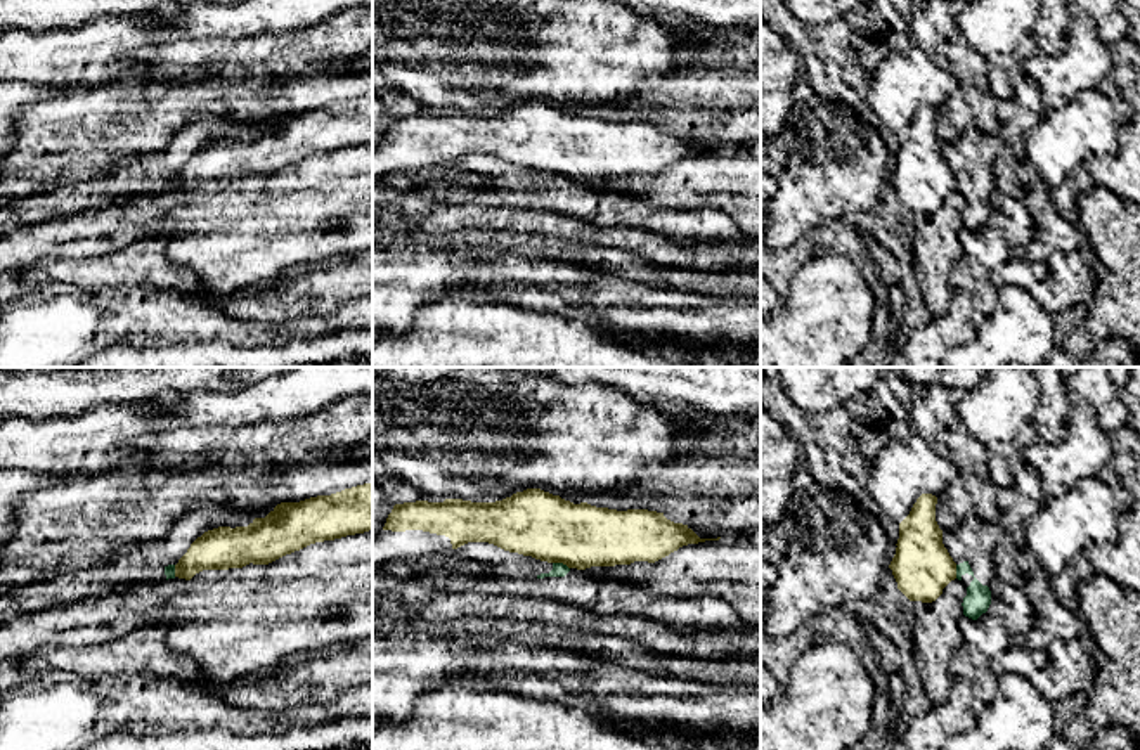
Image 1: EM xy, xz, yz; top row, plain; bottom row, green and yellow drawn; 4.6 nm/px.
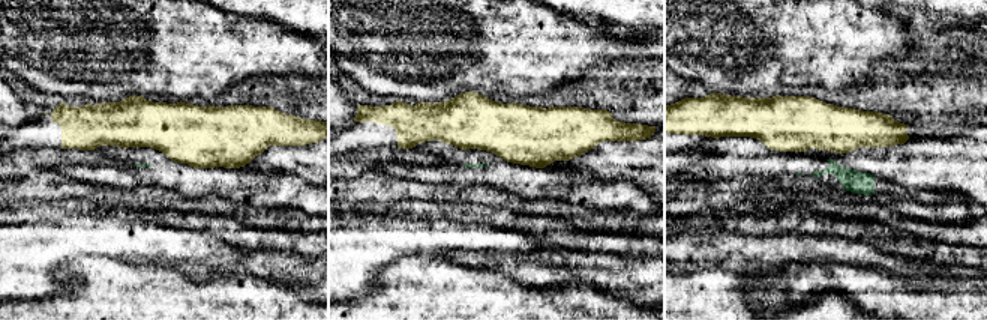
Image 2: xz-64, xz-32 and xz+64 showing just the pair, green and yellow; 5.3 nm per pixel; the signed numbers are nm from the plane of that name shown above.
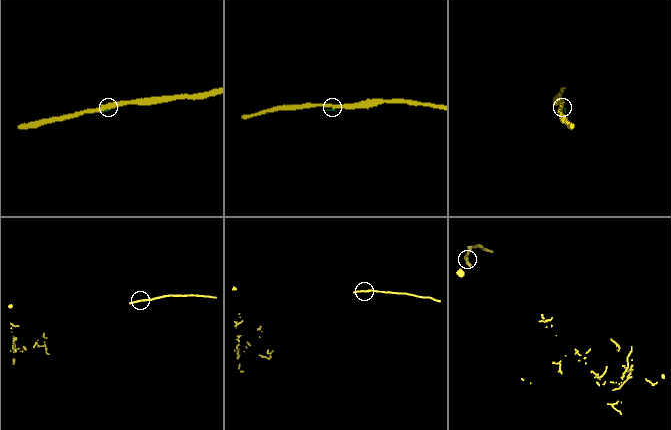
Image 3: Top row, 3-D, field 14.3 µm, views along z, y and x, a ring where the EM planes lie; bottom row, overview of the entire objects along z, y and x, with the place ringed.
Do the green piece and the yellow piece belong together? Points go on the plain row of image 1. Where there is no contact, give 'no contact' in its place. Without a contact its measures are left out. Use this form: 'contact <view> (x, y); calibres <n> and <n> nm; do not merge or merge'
contact xz (562, 175); calibres 60 and 300 nm; do not merge

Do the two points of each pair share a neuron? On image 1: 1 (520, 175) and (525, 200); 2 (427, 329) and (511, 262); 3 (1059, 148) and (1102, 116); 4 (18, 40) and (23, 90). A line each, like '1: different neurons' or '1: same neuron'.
1: same neuron
2: different neurons
3: same neuron
4: different neurons

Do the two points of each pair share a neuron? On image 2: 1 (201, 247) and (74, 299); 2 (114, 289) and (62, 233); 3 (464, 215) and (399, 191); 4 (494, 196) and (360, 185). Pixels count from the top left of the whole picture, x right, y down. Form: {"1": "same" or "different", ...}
{"1": "different", "2": "different", "3": "different", "4": "same"}

